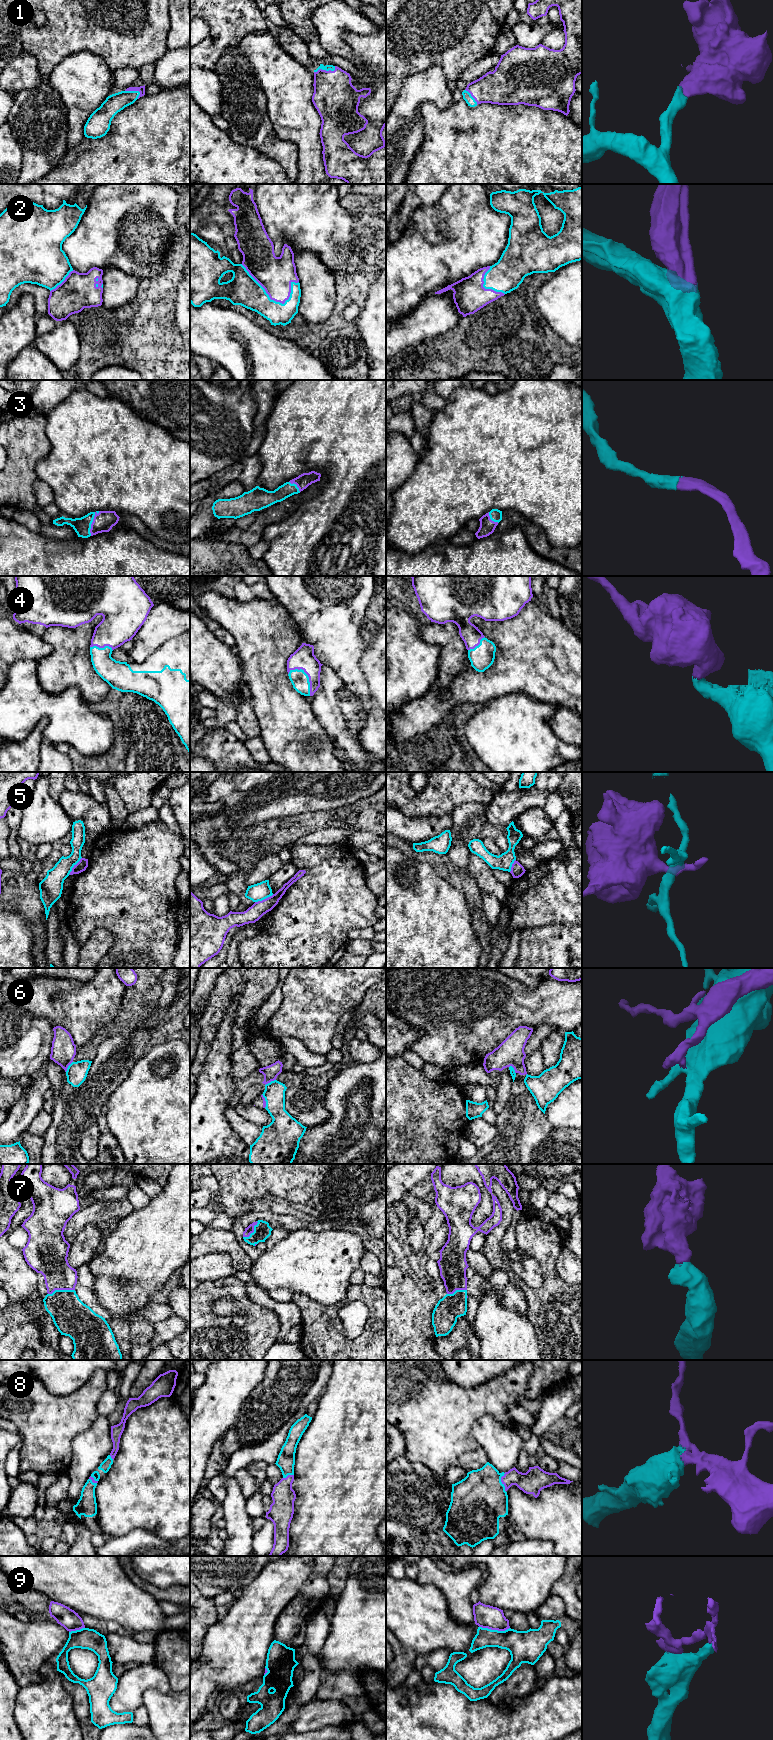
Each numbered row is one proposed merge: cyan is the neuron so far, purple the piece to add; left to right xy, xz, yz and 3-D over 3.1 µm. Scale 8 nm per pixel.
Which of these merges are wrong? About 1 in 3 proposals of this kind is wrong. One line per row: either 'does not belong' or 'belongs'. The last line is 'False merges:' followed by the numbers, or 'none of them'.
1: belongs
2: belongs
3: belongs
4: belongs
5: does not belong
6: does not belong
7: belongs
8: belongs
9: does not belong
False merges: 5, 6, 9

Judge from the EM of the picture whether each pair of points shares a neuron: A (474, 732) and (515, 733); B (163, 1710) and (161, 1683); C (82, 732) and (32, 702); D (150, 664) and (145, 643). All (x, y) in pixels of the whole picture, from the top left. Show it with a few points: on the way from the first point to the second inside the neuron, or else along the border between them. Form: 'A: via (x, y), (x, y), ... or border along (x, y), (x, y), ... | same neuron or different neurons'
A: via (484, 732), (505, 733) | same neuron
B: border along (171, 1690), (149, 1688), (142, 1704) | different neurons
C: via (70, 720), (58, 708), (44, 704) | same neuron
D: border along (166, 641), (143, 661) | different neurons

